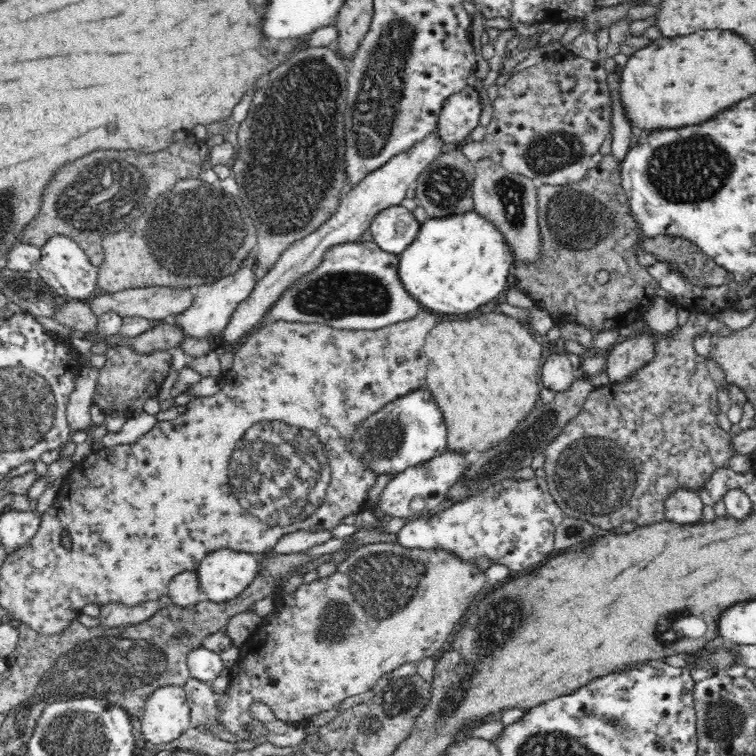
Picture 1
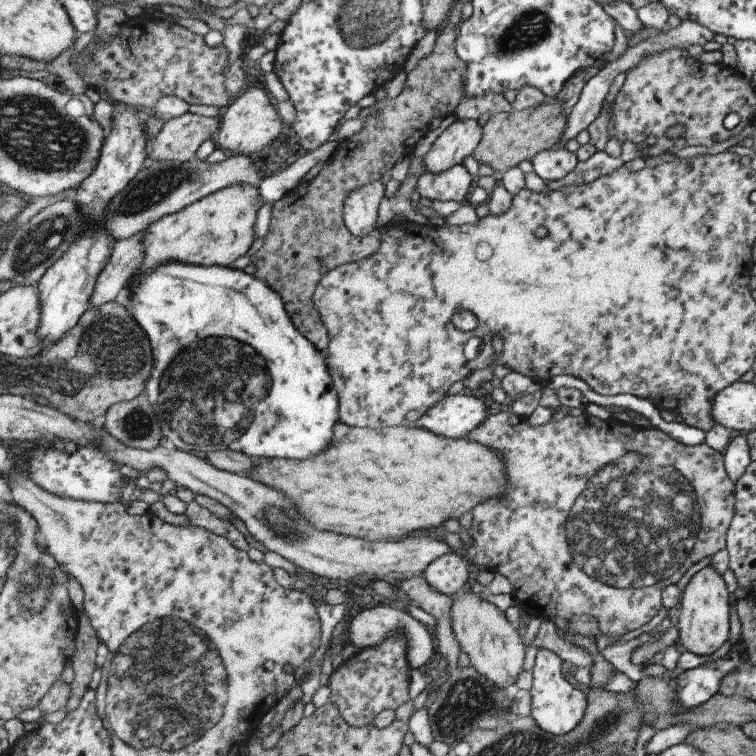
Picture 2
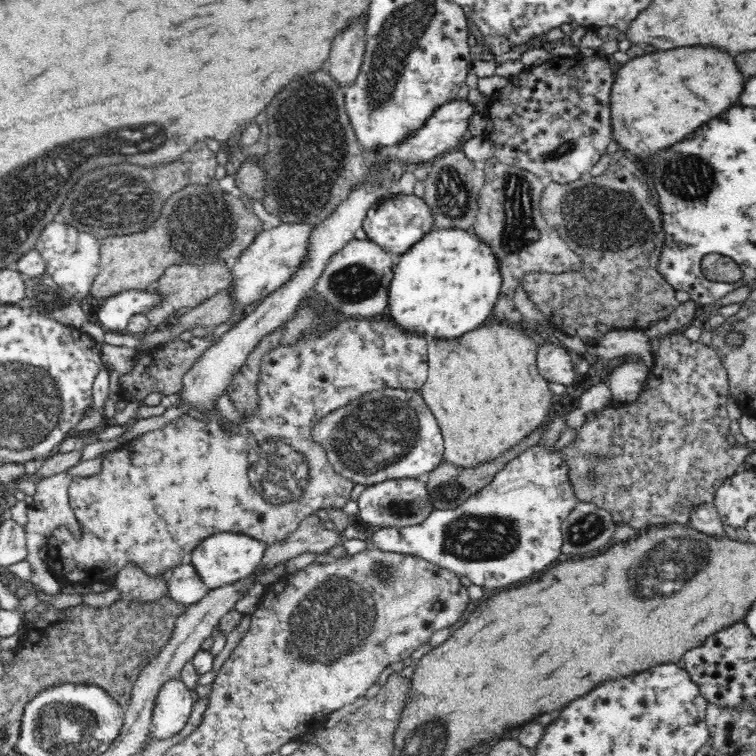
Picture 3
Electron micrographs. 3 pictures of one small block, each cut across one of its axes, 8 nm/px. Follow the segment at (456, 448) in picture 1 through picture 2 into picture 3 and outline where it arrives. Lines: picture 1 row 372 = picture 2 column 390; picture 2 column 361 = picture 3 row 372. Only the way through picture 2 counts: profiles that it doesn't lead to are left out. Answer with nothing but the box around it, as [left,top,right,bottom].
[420,322,558,470]

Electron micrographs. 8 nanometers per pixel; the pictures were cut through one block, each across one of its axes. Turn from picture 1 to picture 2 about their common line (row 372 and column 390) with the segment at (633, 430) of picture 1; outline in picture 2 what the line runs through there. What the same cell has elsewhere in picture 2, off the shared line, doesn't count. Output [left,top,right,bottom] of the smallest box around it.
[329,634,413,728]

